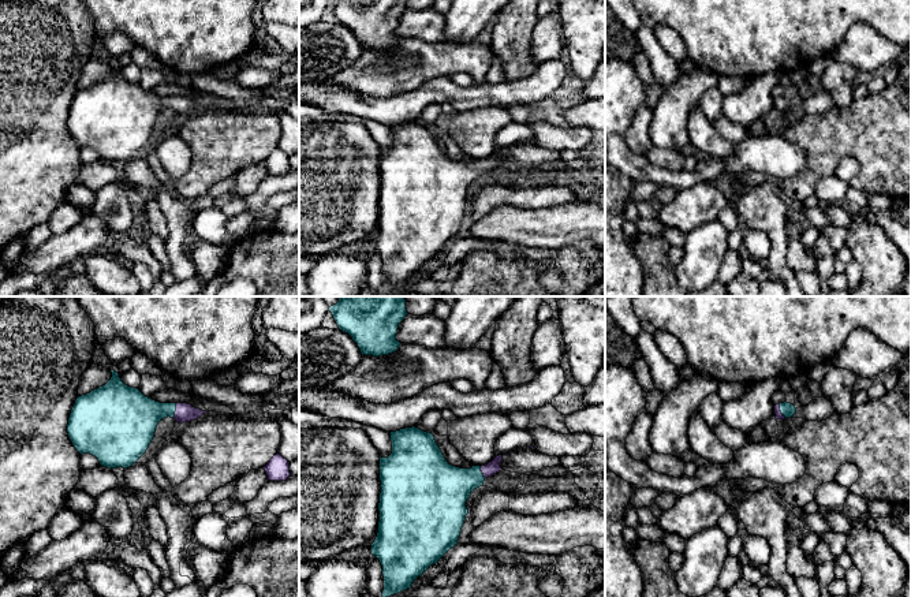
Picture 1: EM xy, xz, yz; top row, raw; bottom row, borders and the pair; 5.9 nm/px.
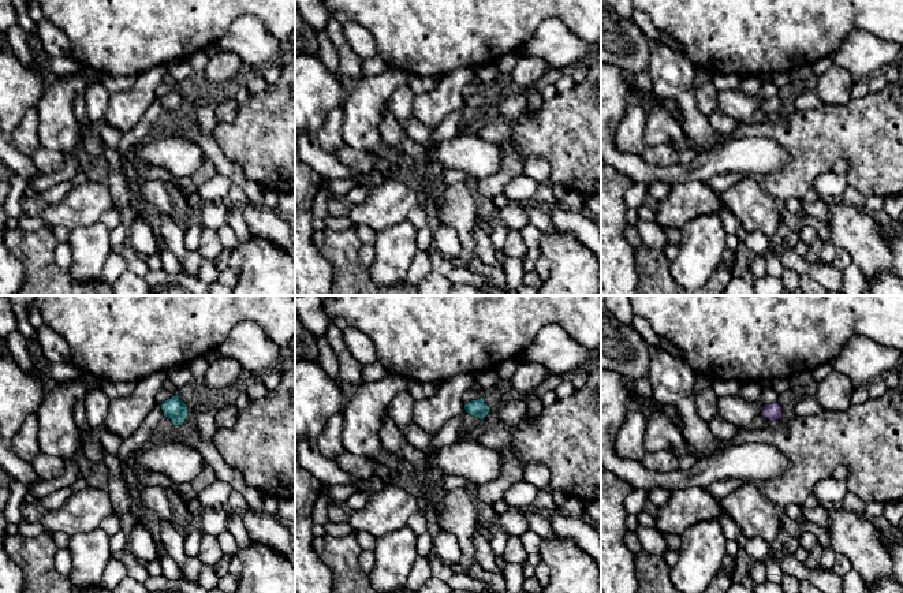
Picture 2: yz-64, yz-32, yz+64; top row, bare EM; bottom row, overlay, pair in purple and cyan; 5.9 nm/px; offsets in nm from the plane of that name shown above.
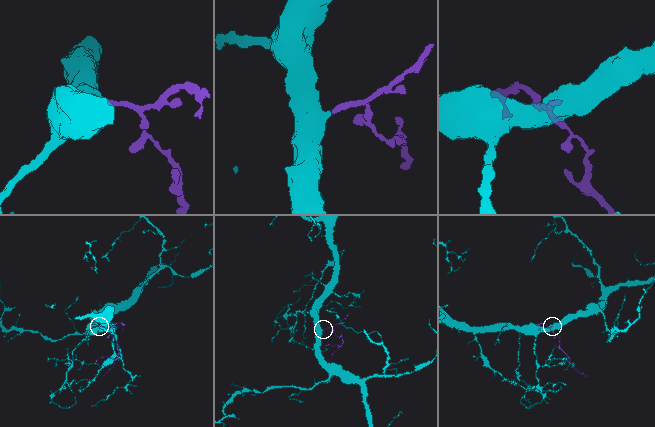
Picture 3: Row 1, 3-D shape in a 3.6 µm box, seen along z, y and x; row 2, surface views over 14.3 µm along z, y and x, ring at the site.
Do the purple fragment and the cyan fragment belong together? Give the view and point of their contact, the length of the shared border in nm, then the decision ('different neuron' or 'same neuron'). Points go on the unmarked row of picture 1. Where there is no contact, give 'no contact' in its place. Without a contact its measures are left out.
contact xy (176, 104); length 90 nm; same neuron

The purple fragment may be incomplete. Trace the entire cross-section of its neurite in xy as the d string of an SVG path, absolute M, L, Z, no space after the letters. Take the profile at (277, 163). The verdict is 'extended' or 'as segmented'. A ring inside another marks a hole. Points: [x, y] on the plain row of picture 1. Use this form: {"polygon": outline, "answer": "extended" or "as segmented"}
{"polygon": "M276 148L269 157L264 161L269 175L285 175L290 167L290 156L280 148Z", "answer": "as segmented"}

